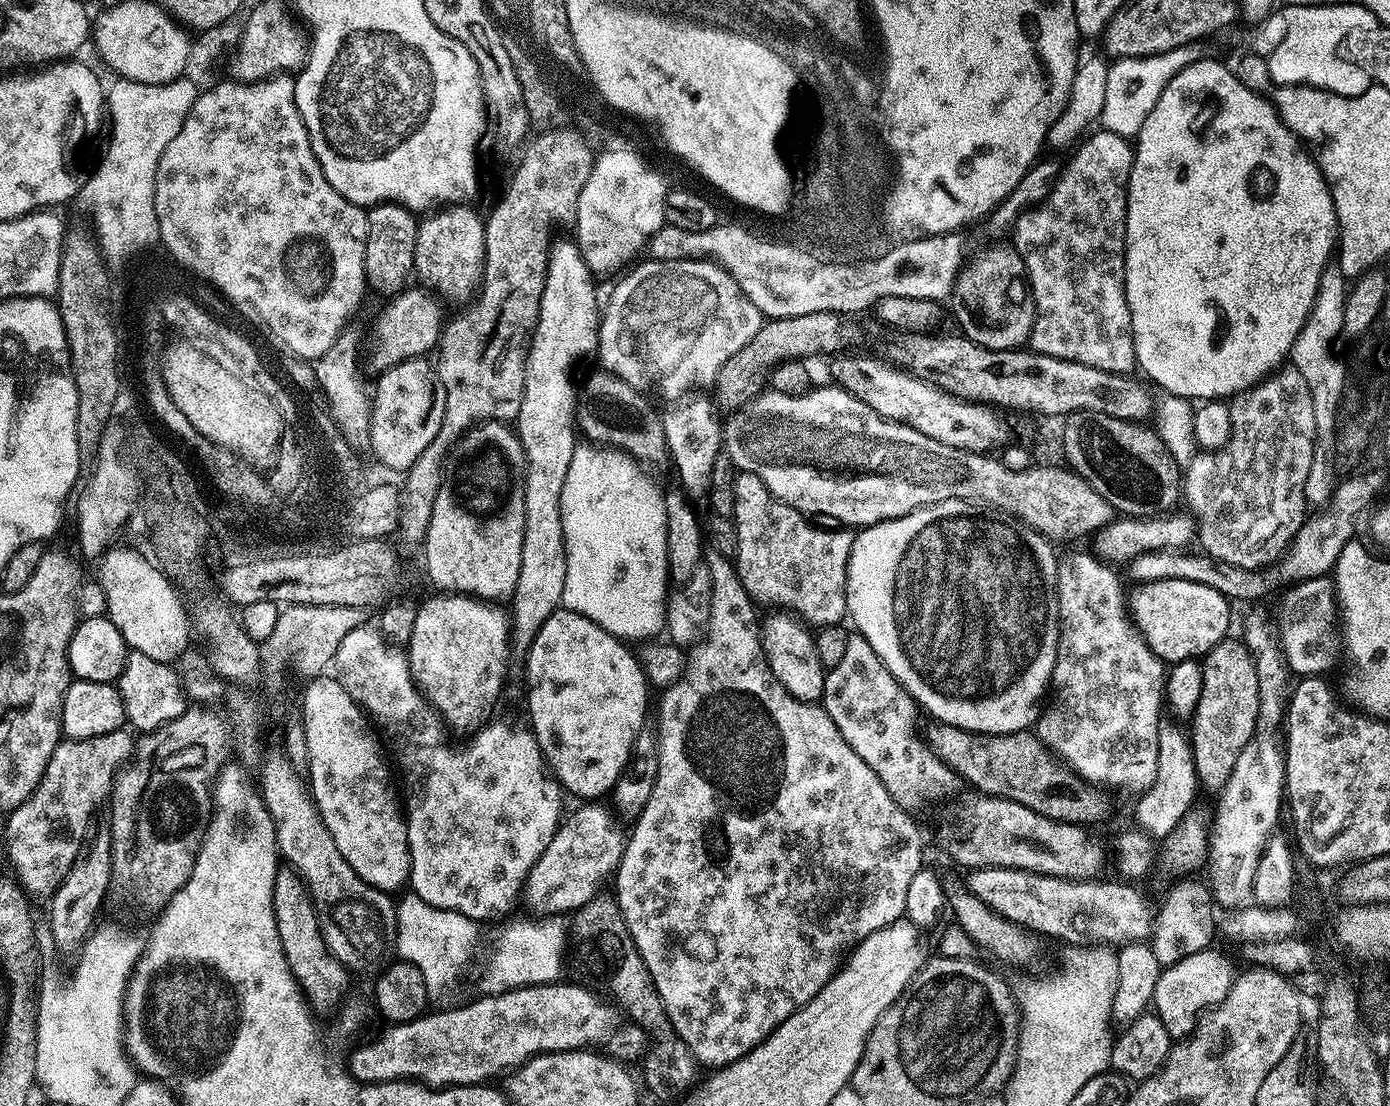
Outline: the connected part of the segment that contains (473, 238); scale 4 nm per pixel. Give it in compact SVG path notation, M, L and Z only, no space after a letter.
M467 203L450 204L429 211L419 221L418 242L414 242L415 275L429 289L461 292L471 297L479 289L484 275L484 220Z

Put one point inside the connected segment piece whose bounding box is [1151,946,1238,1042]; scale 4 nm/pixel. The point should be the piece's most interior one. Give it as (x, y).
(1186, 990)

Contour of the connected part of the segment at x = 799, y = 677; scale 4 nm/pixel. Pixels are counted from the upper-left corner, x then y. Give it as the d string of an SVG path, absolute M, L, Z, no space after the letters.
M772 610L760 624L760 645L774 678L794 698L816 702L824 695L826 669L818 658L815 635L809 625L787 610Z

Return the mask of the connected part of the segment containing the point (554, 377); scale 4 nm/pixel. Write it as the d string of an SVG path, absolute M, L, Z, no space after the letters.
M553 239L548 245L548 265L542 290L542 302L538 310L538 322L532 331L532 342L528 346L528 357L524 363L524 393L522 410L518 410L514 431L528 463L526 470L526 530L522 538L522 566L518 570L516 590L510 597L512 617L512 643L517 649L527 650L532 639L542 628L542 622L550 618L562 604L562 590L566 586L566 550L562 534L562 486L566 486L566 470L570 470L570 458L574 458L578 447L578 432L574 427L578 388L572 385L572 367L583 356L597 351L600 342L601 301L596 301L594 273L586 266L580 247L575 239Z

